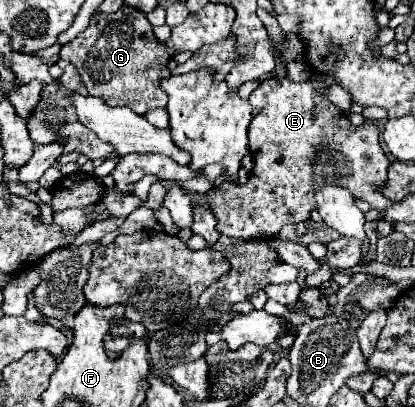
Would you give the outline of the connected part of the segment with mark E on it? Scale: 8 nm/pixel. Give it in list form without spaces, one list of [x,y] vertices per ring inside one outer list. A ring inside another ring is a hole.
[[[287,78],[283,80],[265,80],[249,96],[251,106],[259,106],[259,114],[249,124],[249,150],[255,158],[255,168],[249,174],[245,184],[223,182],[217,188],[207,192],[207,206],[217,218],[219,234],[251,240],[259,236],[275,236],[285,224],[299,224],[309,220],[309,214],[315,210],[315,192],[325,186],[347,188],[355,200],[365,200],[377,212],[387,212],[397,202],[385,198],[381,188],[387,180],[387,168],[391,166],[379,144],[379,128],[371,122],[353,128],[347,114],[343,114],[329,100],[319,96],[309,82],[293,84]]]

